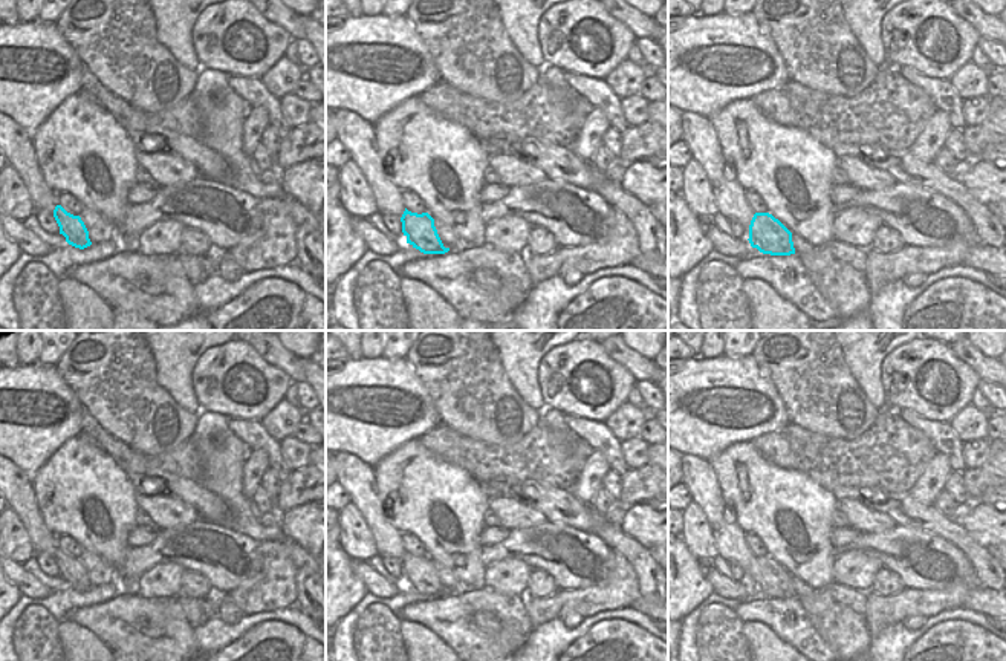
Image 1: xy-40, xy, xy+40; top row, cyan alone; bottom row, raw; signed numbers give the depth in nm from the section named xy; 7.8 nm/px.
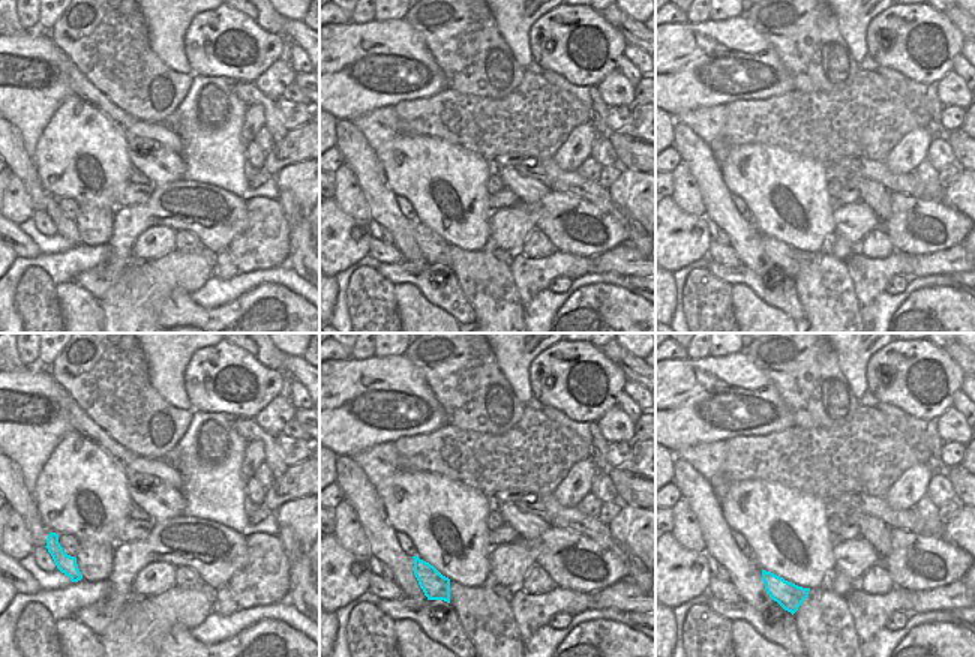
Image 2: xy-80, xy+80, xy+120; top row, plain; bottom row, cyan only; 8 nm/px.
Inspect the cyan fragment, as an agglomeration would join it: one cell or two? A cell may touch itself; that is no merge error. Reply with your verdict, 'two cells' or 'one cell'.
two cells

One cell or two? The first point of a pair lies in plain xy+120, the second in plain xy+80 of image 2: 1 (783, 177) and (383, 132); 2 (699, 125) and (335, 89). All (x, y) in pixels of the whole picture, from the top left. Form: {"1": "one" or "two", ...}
{"1": "one", "2": "two"}

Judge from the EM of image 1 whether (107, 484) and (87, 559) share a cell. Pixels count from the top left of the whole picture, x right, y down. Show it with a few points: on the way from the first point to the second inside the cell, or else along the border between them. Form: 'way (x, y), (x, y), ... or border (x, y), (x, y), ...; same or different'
border (83, 548), (97, 553), (112, 568), (115, 576); different

